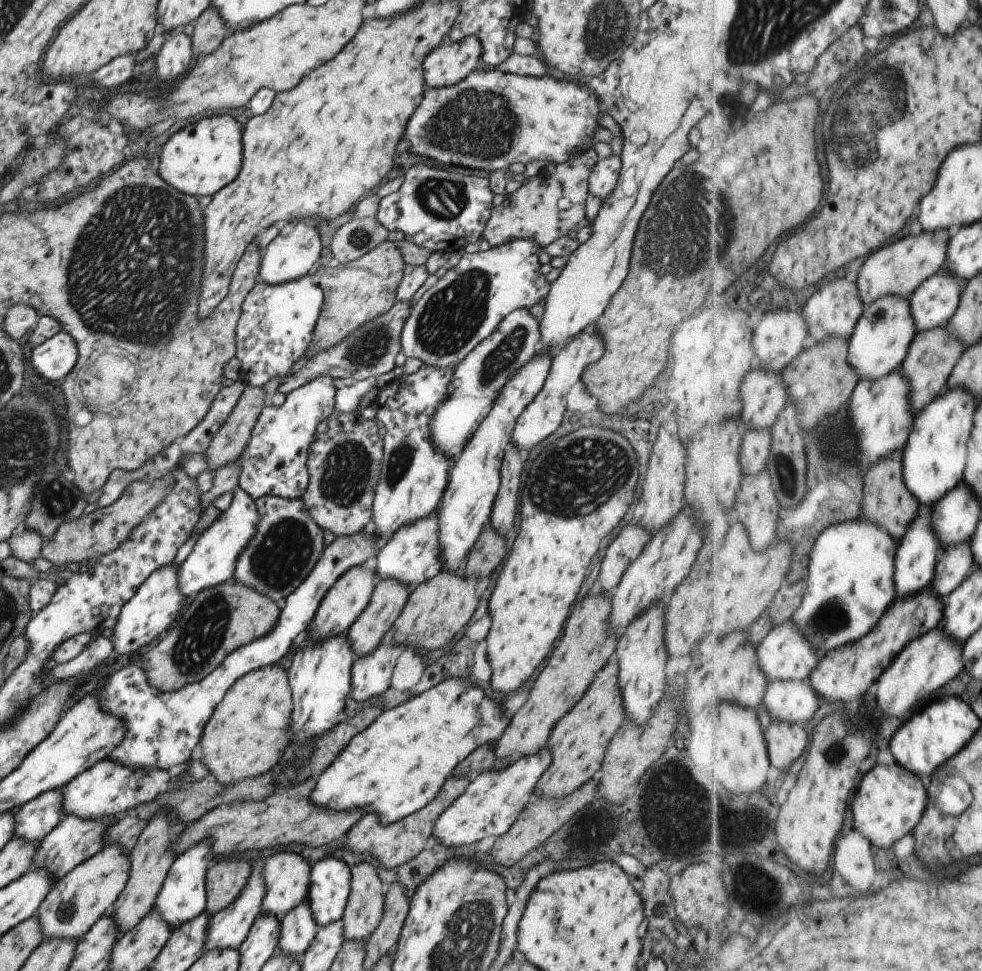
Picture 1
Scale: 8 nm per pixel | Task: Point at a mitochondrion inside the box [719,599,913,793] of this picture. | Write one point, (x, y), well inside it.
(835, 754)

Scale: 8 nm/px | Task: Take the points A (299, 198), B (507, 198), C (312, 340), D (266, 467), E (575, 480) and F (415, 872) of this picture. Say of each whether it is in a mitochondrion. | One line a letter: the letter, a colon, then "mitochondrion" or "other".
A: other
B: other
C: other
D: other
E: mitochondrion
F: other

